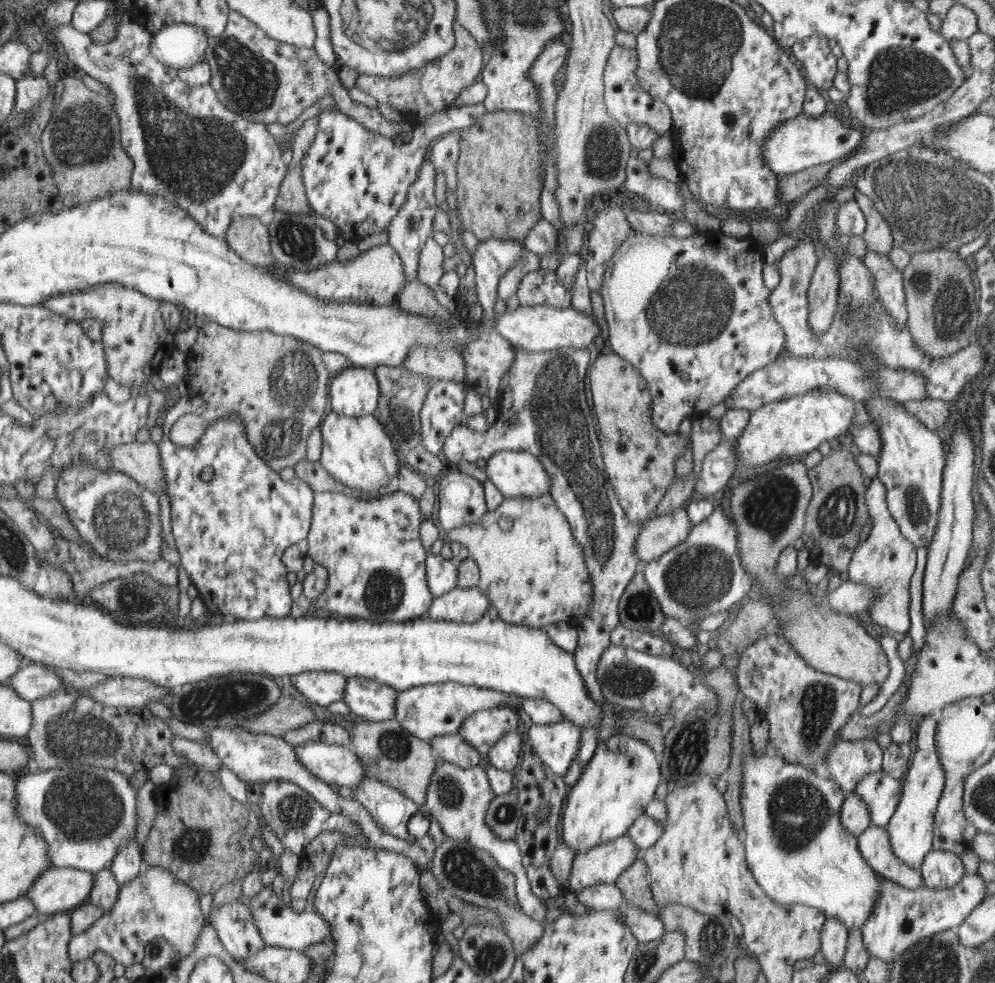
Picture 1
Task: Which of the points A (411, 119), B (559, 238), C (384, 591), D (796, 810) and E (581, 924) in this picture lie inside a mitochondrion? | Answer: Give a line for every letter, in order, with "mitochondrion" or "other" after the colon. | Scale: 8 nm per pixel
A: other
B: other
C: mitochondrion
D: mitochondrion
E: other

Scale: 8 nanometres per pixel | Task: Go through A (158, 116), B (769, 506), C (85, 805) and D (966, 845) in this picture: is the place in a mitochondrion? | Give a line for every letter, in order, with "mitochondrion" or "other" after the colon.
A: mitochondrion
B: mitochondrion
C: mitochondrion
D: other

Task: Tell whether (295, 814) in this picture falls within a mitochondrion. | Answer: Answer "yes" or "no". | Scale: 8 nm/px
yes

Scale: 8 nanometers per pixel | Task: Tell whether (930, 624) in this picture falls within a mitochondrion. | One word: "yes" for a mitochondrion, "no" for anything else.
no

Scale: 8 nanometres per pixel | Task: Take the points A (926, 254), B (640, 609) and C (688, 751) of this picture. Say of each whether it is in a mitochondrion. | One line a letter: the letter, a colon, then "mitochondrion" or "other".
A: mitochondrion
B: mitochondrion
C: mitochondrion

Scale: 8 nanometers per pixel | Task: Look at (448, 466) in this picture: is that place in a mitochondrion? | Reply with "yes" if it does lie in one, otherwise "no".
no

